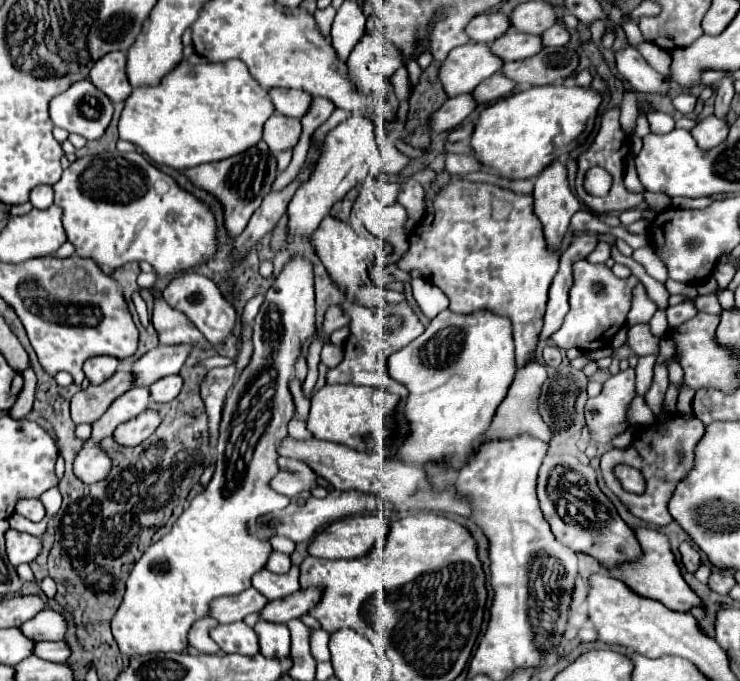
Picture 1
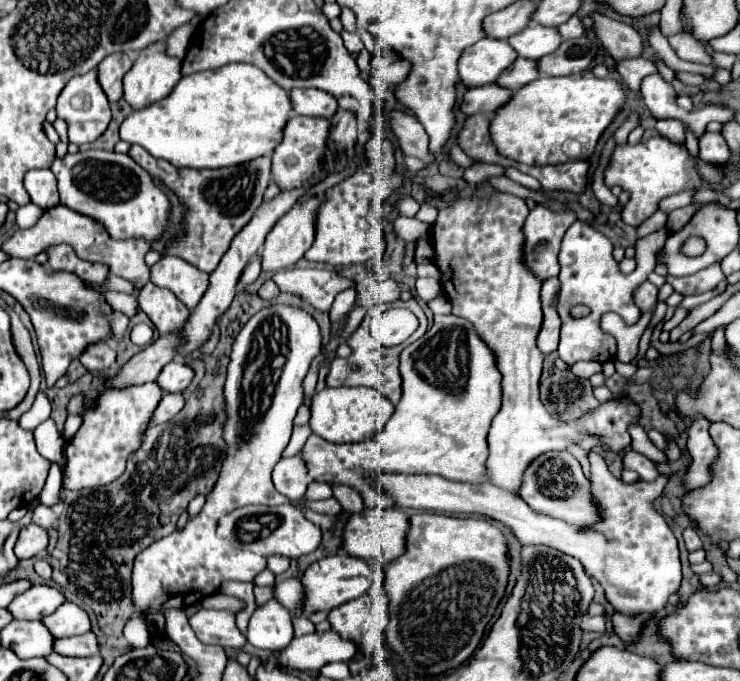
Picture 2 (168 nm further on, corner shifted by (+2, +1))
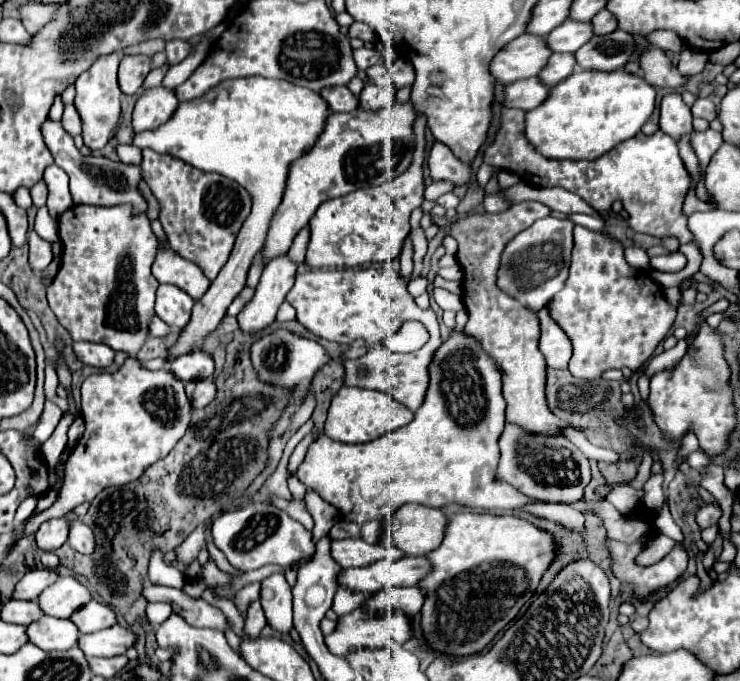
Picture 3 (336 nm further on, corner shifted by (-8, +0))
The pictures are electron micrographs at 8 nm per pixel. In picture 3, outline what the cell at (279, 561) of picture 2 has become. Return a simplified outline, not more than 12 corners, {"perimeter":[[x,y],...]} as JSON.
{"perimeter":[[284,574],[262,580],[260,602],[268,626],[288,634],[292,592]]}

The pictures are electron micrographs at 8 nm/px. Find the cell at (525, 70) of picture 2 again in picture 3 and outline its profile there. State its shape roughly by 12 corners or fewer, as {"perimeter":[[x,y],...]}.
{"perimeter":[[552,54],[538,78],[552,88],[574,70],[574,54]]}

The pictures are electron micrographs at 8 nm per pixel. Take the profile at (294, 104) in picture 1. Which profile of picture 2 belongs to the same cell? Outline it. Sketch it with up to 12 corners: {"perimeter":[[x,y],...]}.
{"perimeter":[[292,89],[294,111],[334,117],[338,103],[320,89]]}

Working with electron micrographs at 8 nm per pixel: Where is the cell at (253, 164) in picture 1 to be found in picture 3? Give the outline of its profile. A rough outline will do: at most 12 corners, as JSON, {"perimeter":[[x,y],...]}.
{"perimeter":[[142,150],[170,246],[214,280],[252,196]]}

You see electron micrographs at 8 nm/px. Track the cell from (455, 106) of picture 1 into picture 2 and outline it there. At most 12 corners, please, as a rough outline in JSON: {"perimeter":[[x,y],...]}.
{"perimeter":[[482,85],[466,93],[462,111],[496,111],[512,91]]}

